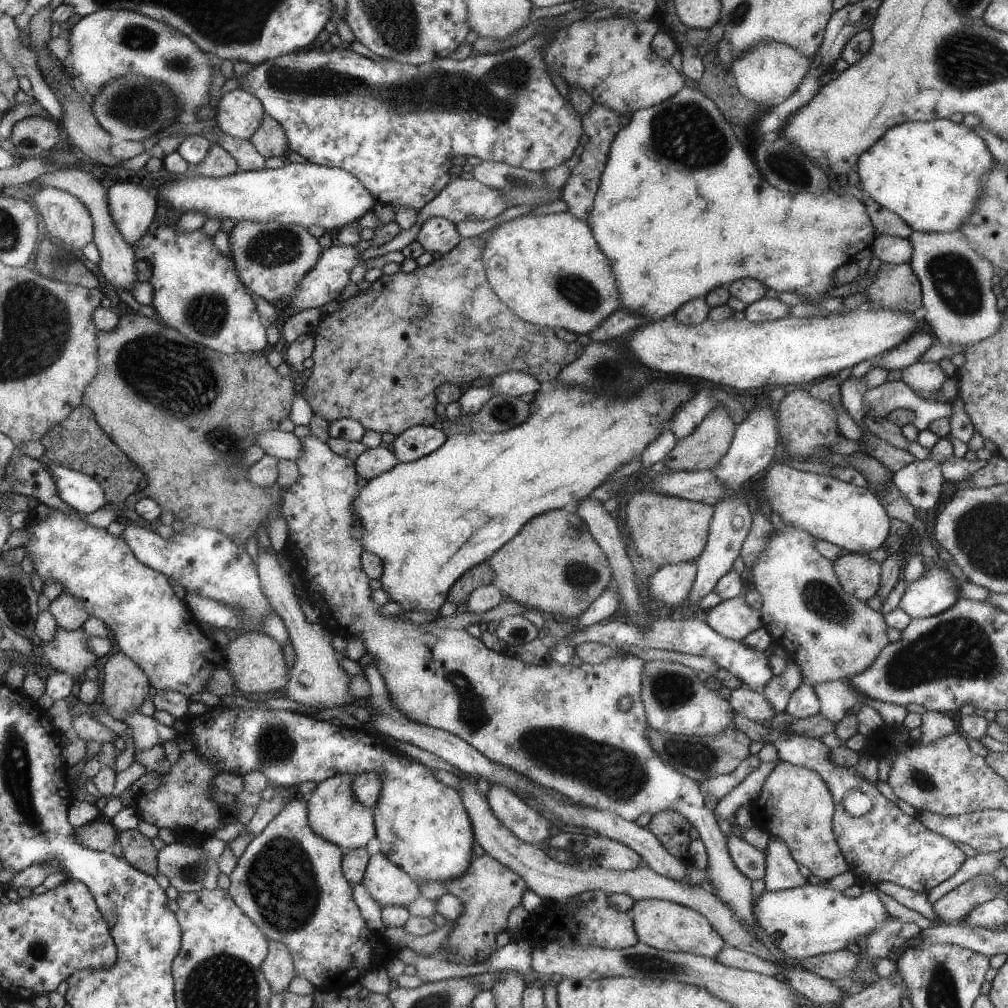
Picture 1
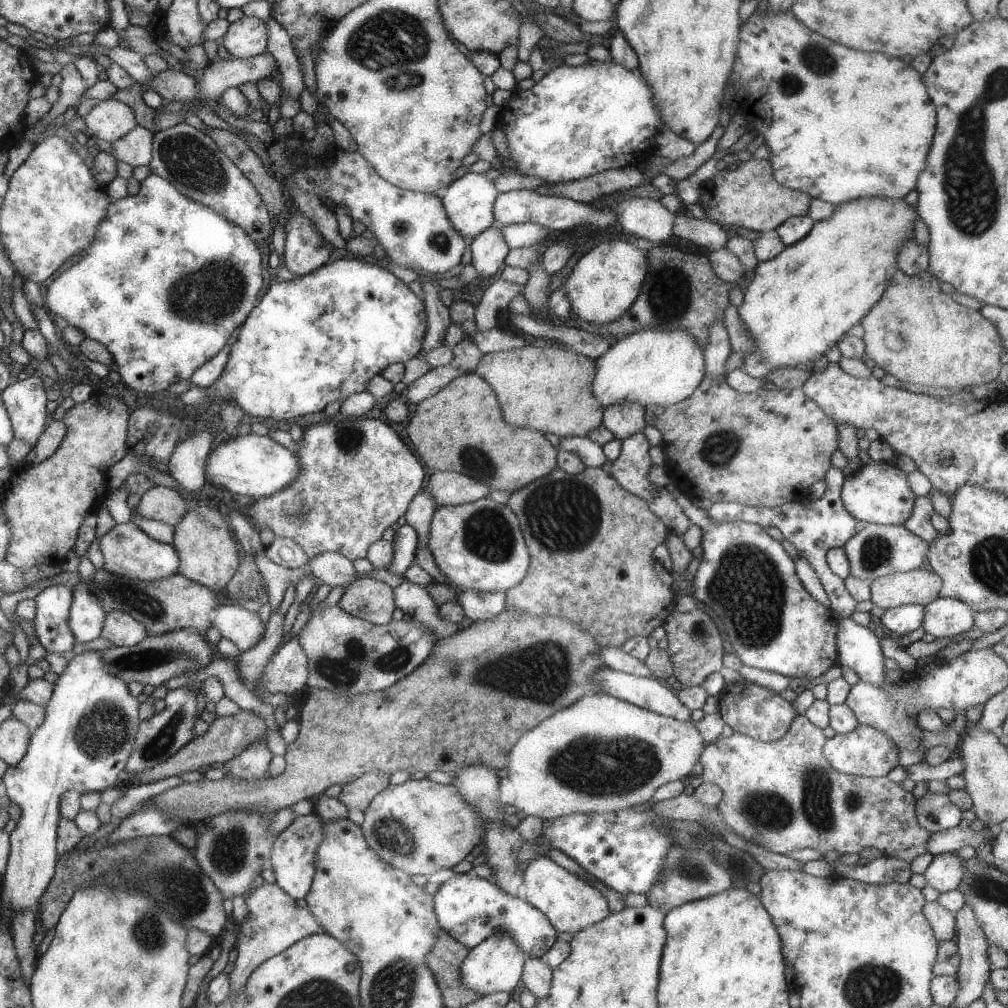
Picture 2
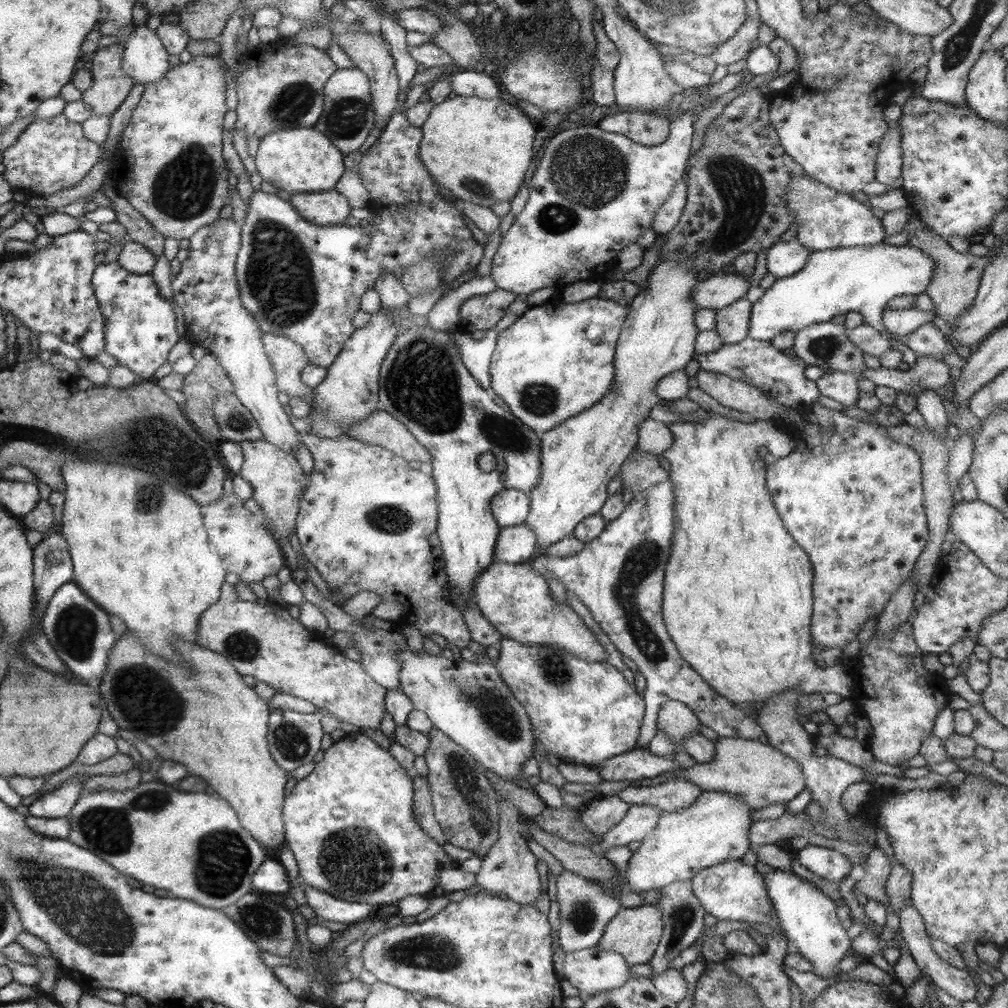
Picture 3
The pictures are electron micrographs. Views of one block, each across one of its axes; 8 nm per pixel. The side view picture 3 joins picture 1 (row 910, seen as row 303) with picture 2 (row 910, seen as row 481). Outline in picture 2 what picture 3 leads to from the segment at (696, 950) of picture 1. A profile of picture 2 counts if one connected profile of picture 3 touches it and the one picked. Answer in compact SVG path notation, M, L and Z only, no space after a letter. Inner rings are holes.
M547 856L533 860L525 868L521 888L523 888L523 892L521 892L523 900L529 902L533 908L541 910L557 932L577 934L579 930L593 926L611 914L609 906L607 906L607 902L599 890L591 888L581 878L569 874L565 868L555 866Z

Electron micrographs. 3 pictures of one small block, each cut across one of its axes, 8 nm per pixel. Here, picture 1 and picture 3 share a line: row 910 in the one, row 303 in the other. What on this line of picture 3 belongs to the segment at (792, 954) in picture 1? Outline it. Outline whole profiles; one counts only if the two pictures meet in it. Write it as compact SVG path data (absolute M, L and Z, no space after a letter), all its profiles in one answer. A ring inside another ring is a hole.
M881 242L877 246L833 248L833 250L811 252L801 272L787 278L779 278L779 280L775 278L771 286L765 288L765 294L761 296L761 300L753 304L751 320L749 320L749 338L771 342L781 332L797 334L807 326L831 322L833 316L859 312L863 316L863 324L869 324L877 332L885 334L889 338L891 350L901 352L903 362L913 366L917 356L911 354L903 344L899 344L897 338L885 332L881 324L881 314L889 298L909 296L909 294L917 296L925 292L933 276L931 260L933 258L929 258L927 254L923 254L913 246L907 246L907 244L889 246L887 242Z

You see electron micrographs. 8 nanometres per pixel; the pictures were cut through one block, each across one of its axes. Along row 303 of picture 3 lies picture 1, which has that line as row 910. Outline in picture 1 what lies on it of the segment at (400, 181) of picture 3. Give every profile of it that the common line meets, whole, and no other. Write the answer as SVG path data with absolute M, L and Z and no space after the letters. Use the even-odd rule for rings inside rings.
M303 798L303 800L289 800L289 804L263 828L263 832L261 832L259 836L255 836L255 838L247 844L247 848L243 850L243 854L239 856L235 868L233 868L231 874L229 874L229 888L227 888L227 892L231 894L231 898L235 900L235 904L243 910L243 914L247 914L247 918L251 918L251 920L255 922L255 926L259 926L259 930L265 934L267 942L279 942L279 944L283 944L283 946L287 948L287 952L291 954L291 960L293 960L295 974L297 974L299 978L309 980L309 982L313 984L313 988L319 990L319 992L337 994L337 996L339 996L339 992L341 992L345 986L351 986L351 982L357 982L359 976L361 976L369 966L379 966L379 964L373 964L373 962L377 960L377 954L373 954L373 948L367 948L367 946L377 946L377 944L381 944L381 954L387 954L387 940L385 940L383 932L373 932L373 936L369 936L367 924L365 924L365 920L361 918L359 908L357 908L355 902L353 902L353 894L351 894L351 888L353 888L353 886L351 886L351 882L345 878L345 874L343 874L343 870L341 870L341 862L343 862L343 850L339 850L339 846L323 840L321 836L317 836L317 834L311 830L309 822L307 822L307 802L305 802L305 798Z

